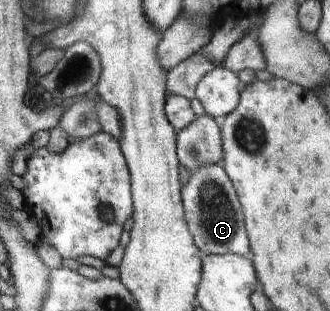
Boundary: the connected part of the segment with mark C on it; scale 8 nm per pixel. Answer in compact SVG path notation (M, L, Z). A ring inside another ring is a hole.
M208 164L191 172L183 183L183 206L186 207L186 219L189 231L203 254L239 254L250 258L249 235L246 233L245 215L233 183L222 165Z

